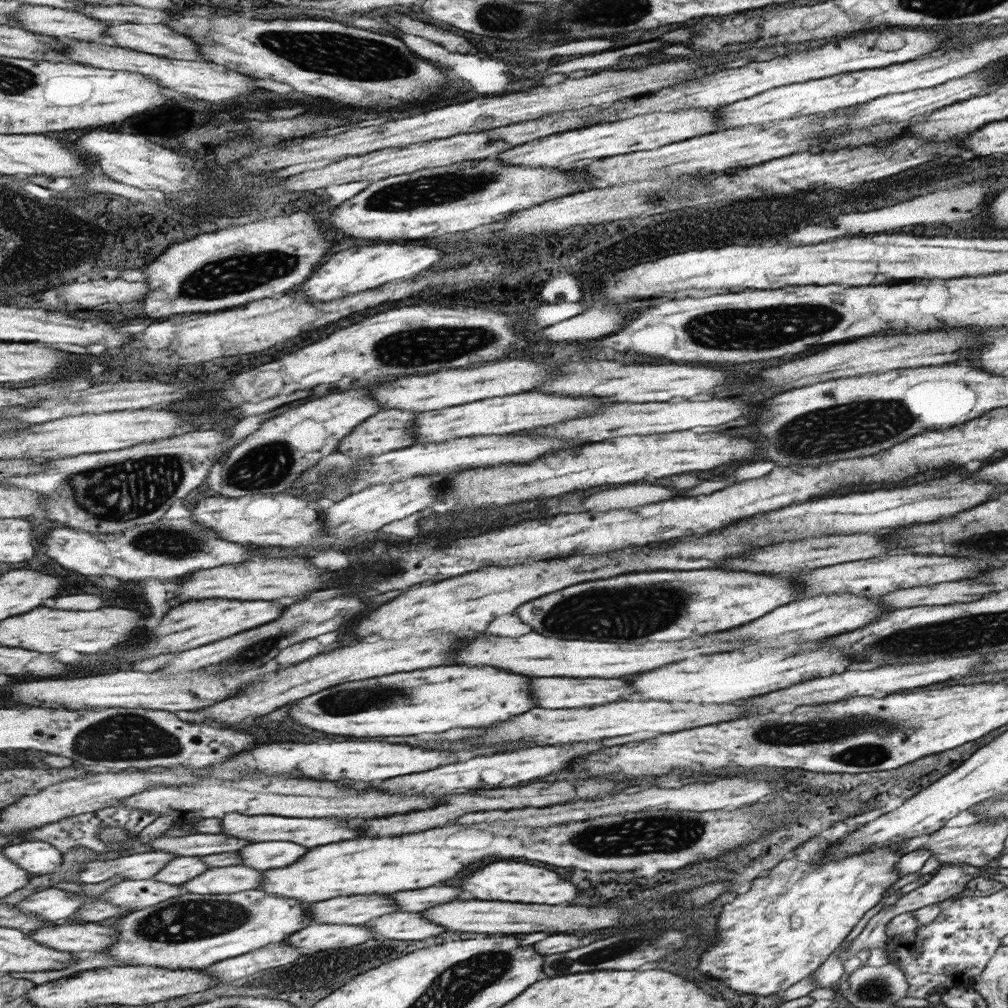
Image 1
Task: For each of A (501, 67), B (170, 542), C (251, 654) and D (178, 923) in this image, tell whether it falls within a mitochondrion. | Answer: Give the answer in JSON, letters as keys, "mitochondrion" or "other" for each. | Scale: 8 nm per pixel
{"A":"other","B":"mitochondrion","C":"mitochondrion","D":"mitochondrion"}

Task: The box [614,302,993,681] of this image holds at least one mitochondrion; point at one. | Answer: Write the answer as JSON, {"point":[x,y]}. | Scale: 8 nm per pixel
{"point":[814,436]}

